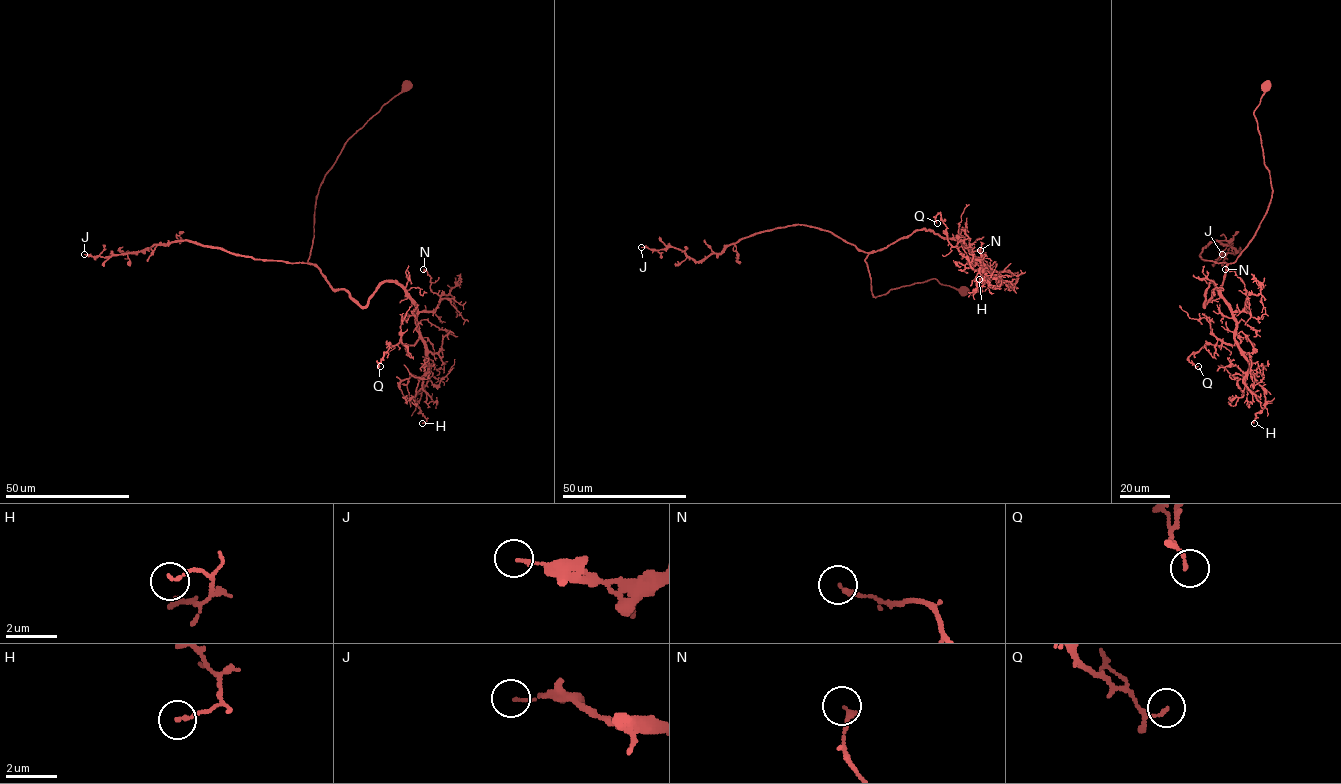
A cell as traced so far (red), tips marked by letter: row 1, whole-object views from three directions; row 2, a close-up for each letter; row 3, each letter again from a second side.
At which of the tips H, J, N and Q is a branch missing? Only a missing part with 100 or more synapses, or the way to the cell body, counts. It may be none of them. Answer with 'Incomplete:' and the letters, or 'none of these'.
Incomplete: none of these

